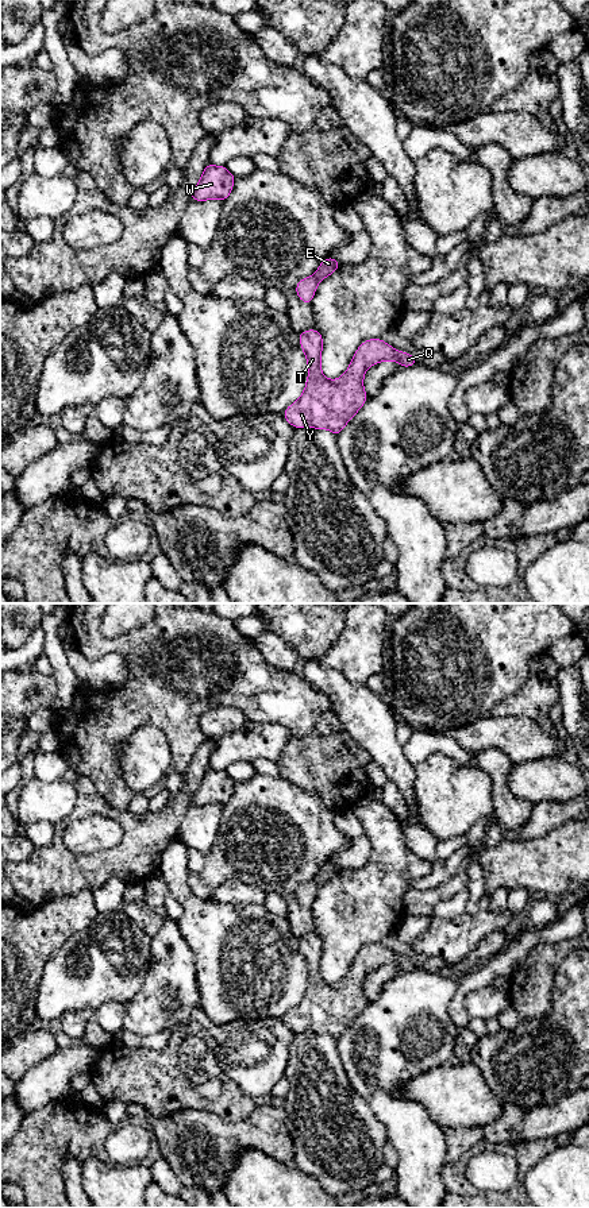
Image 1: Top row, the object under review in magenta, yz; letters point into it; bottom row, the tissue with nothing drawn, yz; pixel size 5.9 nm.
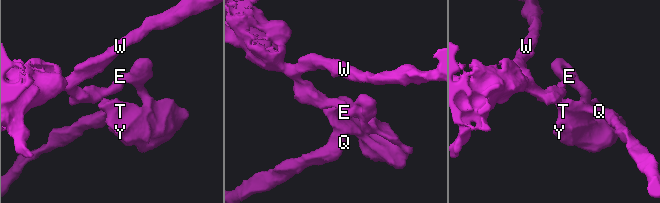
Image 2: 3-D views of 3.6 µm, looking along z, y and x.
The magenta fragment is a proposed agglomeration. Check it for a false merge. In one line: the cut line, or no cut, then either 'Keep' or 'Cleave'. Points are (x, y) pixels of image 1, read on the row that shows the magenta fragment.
Split along yz (314, 274), (319, 280). Cleave

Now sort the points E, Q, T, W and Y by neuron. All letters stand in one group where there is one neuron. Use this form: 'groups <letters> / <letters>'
groups E Q T Y / W

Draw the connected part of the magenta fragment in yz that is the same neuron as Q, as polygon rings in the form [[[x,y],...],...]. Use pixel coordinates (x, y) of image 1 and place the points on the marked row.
[[[308,329],[300,332],[299,339],[308,363],[308,378],[301,397],[282,416],[293,428],[328,429],[336,437],[369,398],[363,377],[370,366],[385,360],[397,362],[401,367],[417,364],[413,355],[394,350],[380,337],[369,339],[357,348],[346,373],[331,381],[320,367],[322,333]]]

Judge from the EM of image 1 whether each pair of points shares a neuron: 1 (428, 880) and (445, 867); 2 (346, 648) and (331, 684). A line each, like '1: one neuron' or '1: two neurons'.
1: one neuron
2: two neurons

